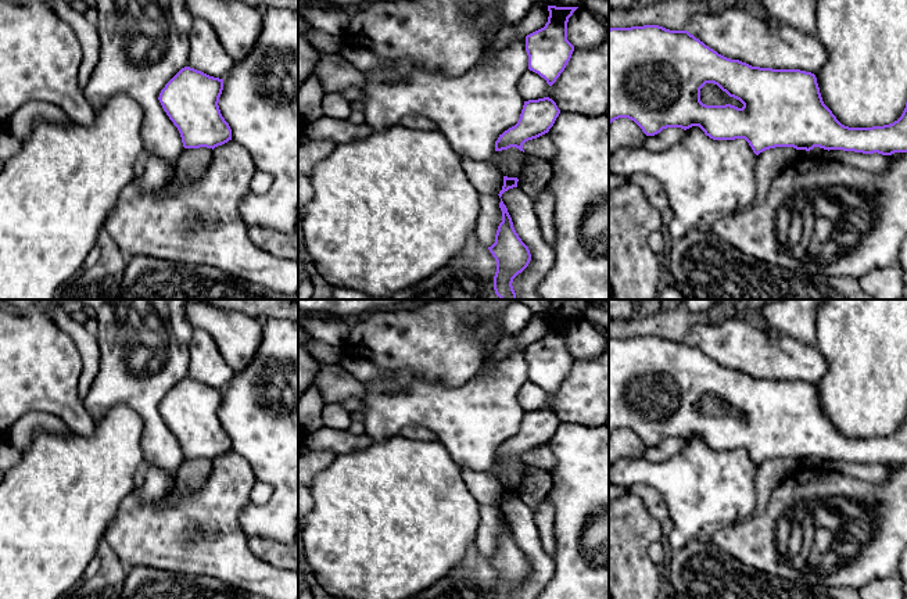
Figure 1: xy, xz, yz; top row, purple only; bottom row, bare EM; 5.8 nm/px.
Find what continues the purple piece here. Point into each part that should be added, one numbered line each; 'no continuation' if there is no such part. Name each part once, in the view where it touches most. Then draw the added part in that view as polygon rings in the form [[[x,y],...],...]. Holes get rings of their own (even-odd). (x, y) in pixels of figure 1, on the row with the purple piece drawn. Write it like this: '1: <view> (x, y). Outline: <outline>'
no continuation

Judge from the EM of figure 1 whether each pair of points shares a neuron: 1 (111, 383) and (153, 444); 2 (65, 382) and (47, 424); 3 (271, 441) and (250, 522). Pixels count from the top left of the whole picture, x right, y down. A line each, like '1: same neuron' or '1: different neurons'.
1: same neuron
2: different neurons
3: same neuron

